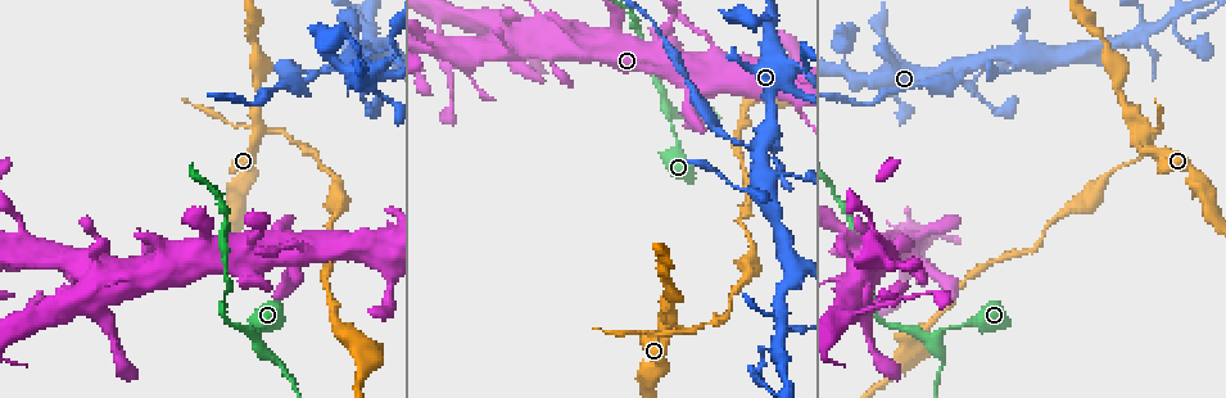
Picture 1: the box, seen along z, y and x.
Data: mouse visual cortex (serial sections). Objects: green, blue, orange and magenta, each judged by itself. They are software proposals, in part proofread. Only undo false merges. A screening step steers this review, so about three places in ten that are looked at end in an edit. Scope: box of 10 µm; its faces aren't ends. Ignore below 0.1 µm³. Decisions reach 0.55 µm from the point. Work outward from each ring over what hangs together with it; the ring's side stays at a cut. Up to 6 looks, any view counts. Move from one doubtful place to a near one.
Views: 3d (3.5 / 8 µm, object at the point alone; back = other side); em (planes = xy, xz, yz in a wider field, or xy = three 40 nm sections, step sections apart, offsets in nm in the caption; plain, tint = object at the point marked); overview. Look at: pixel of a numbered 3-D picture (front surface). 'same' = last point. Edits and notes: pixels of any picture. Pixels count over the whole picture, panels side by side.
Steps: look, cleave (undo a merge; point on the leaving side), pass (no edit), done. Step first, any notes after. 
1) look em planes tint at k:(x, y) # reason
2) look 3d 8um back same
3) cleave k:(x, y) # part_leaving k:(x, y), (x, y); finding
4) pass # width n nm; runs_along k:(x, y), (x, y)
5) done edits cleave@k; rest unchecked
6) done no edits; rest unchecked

look 3d 3.5um at 1:(1143, 134) # sharp bend

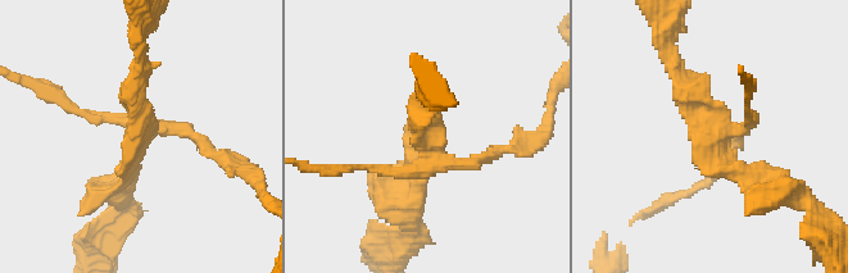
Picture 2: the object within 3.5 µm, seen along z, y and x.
look em xy step 1 tint at 2:(424, 137) # shape alone is not enough

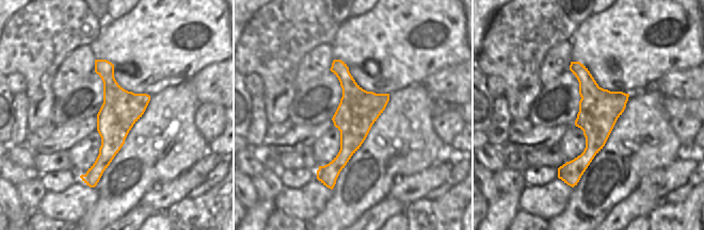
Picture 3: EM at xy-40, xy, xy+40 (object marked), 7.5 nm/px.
cleave 2:(196, 139) # two cells meet here

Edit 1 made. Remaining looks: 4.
look overview # redraw

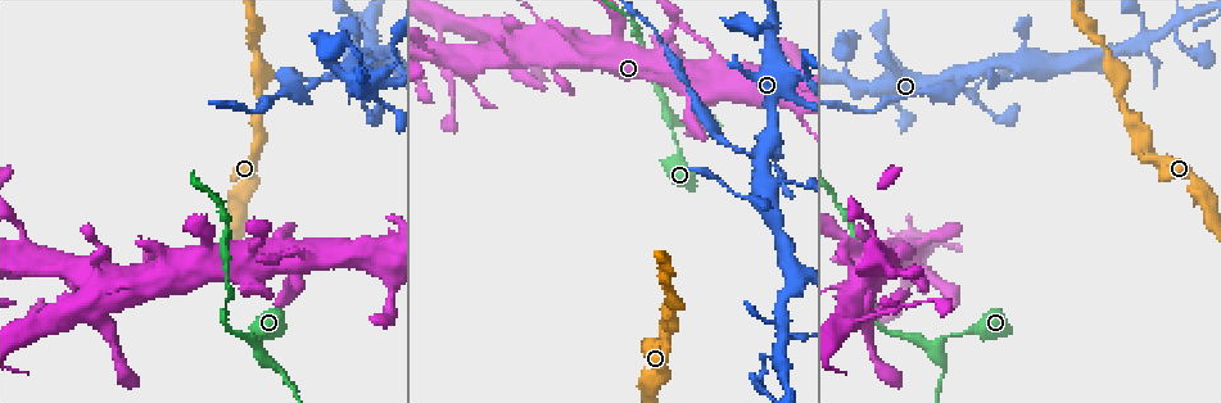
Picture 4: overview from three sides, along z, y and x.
look 3d 3.5um at 4:(664, 41) # calibre changes

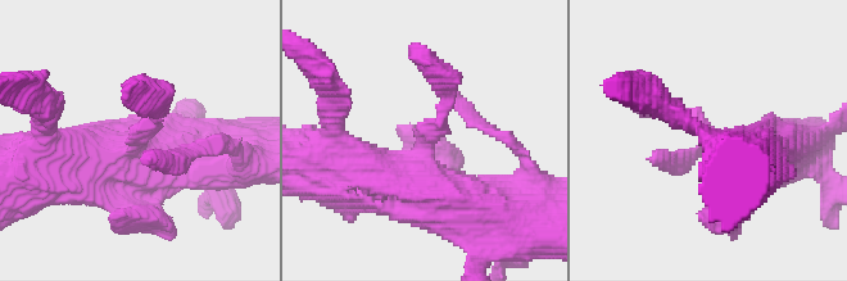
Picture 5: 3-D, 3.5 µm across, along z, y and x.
look em xy step 5 tint at 5:(429, 145) # arm_widths 150, 700 nm; now the EM

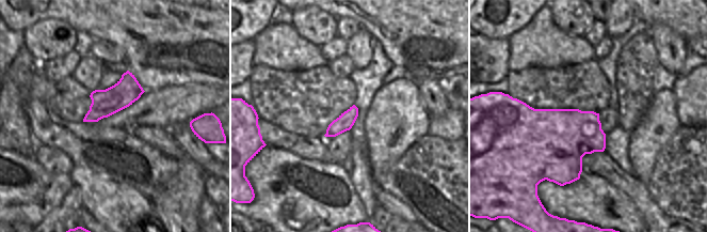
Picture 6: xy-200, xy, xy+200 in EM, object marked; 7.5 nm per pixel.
pass # runs_along 5:(352, 189), (411, 185), (447, 107), (443, 80); all the same cell

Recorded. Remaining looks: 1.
look 3d 3.5um at 4:(667, 114) # a fork

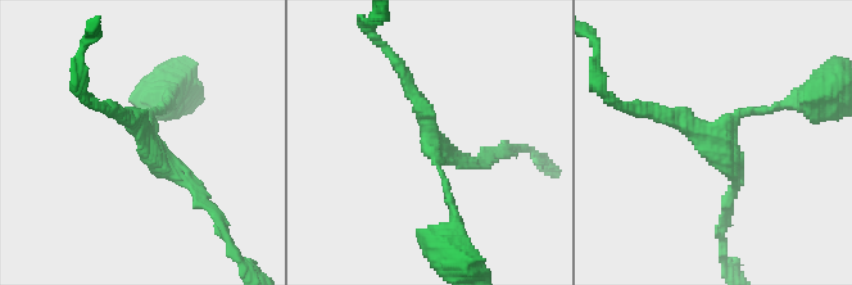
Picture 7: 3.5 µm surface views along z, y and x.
pass # arm_widths 100, 150, 200 nm; runs_along 7:(454, 213), (403, 72); all the same cell

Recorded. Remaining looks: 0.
done edits cleave@2; rest unchecked

